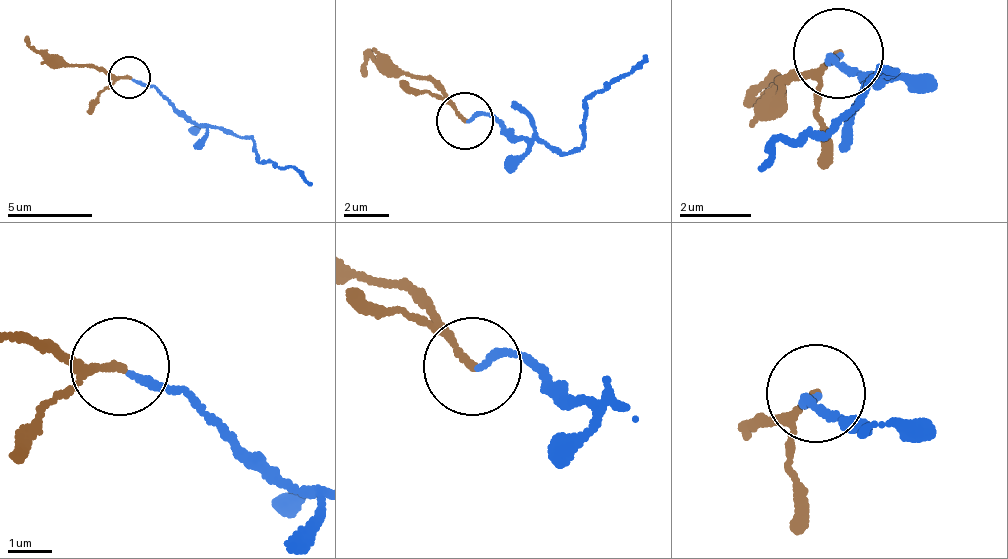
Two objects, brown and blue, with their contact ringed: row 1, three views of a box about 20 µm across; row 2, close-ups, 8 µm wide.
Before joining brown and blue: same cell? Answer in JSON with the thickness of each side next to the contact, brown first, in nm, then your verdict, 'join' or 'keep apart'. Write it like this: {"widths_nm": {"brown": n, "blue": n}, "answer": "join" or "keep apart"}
{"widths_nm": {"brown": 150, "blue": 160}, "answer": "join"}

